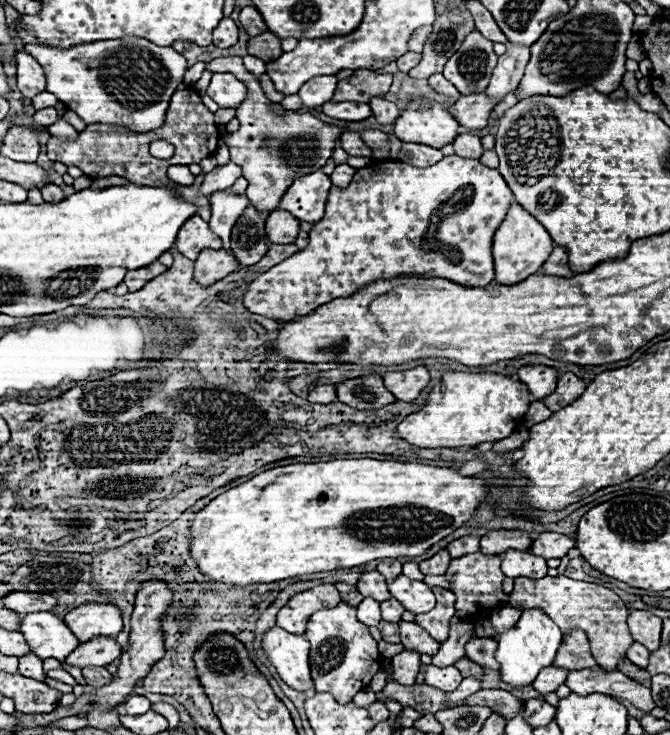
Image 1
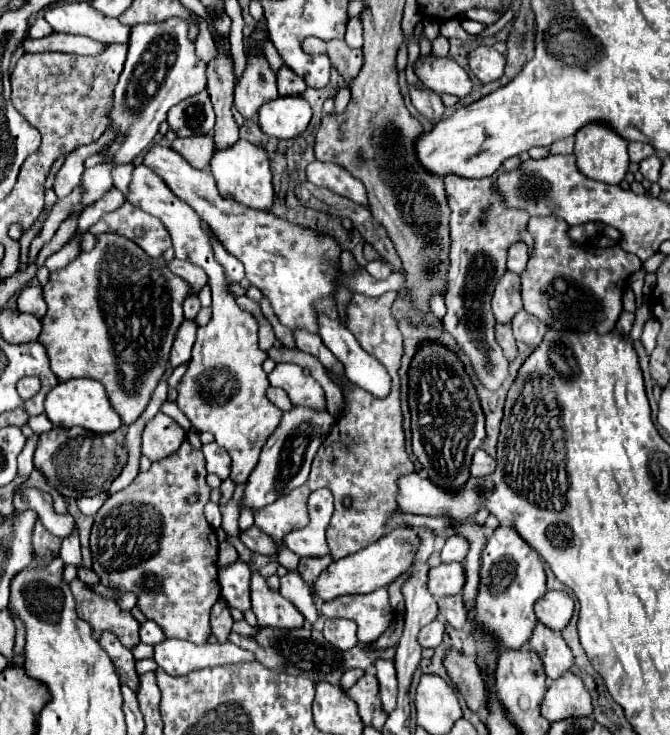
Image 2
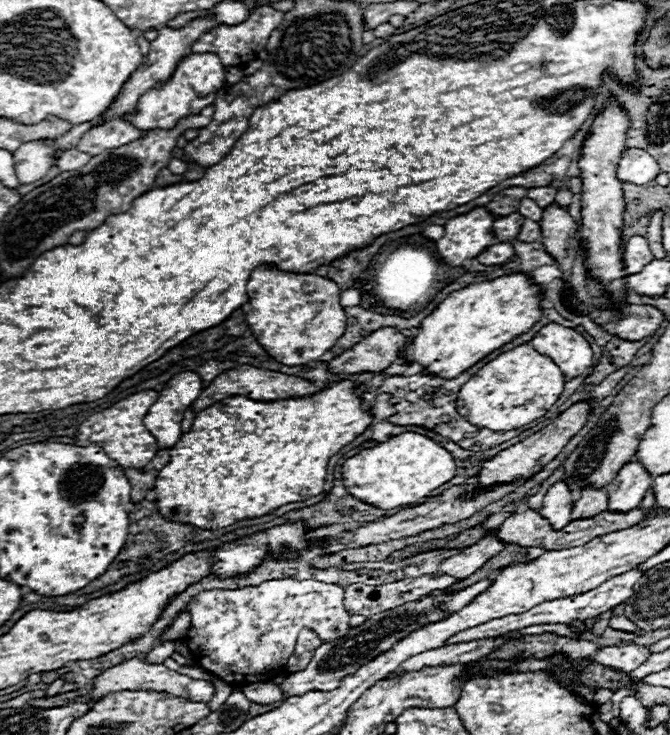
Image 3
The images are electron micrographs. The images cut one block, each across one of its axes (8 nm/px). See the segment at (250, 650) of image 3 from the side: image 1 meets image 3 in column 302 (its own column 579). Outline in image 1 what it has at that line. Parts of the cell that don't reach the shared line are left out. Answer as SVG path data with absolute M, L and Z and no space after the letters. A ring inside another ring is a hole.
M564 574L544 576L540 580L516 578L514 590L510 592L510 604L520 606L524 610L540 606L560 626L562 632L570 632L570 628L584 630L590 640L592 656L600 666L604 666L604 670L616 668L618 660L624 658L624 650L634 642L626 626L628 618L626 604L612 590L592 582L572 580Z

